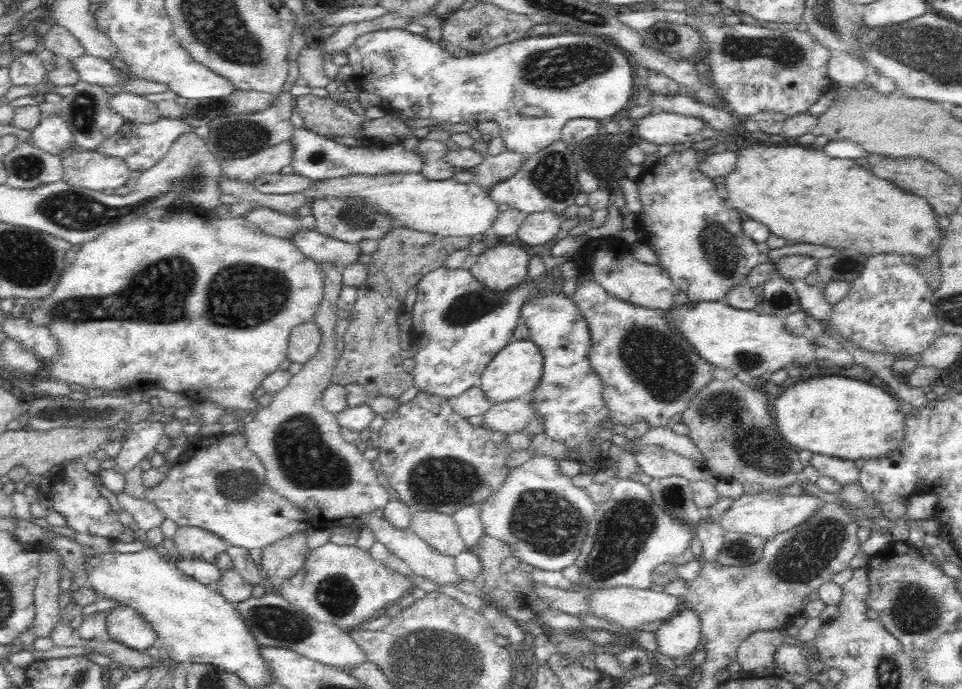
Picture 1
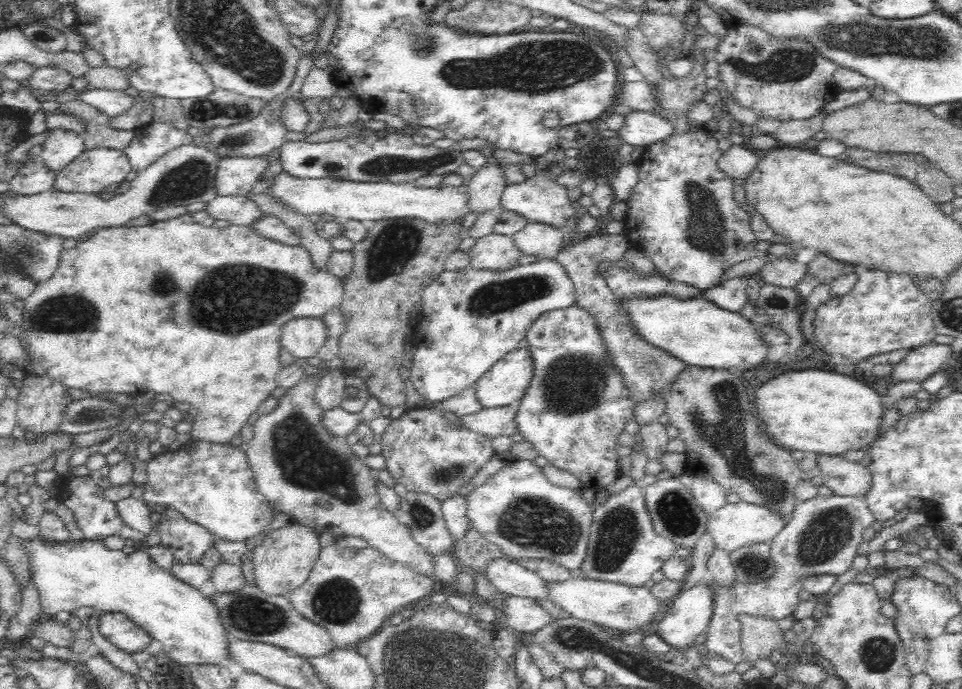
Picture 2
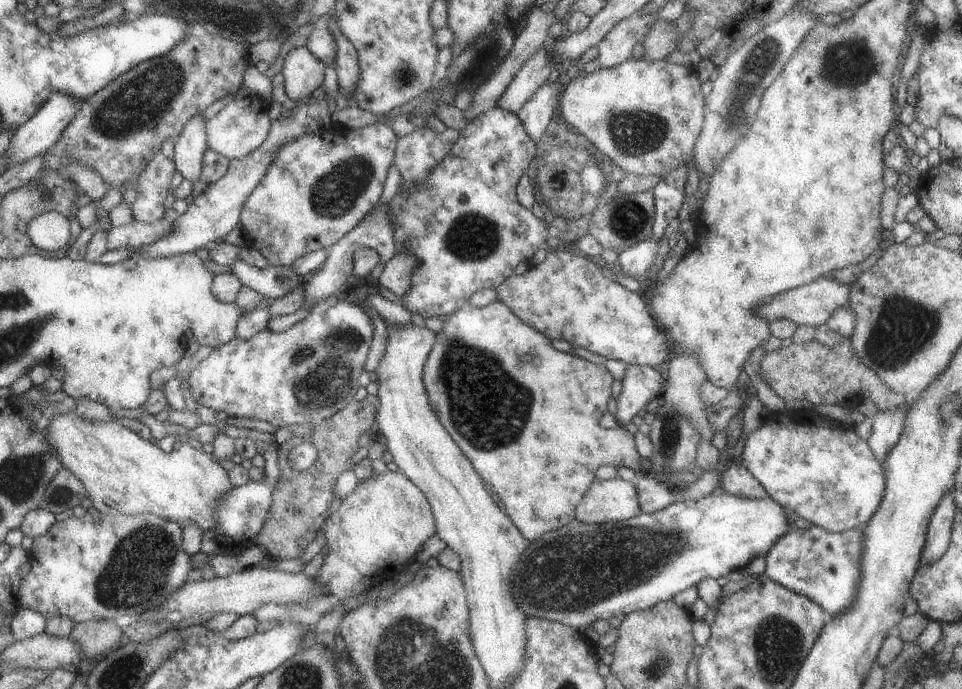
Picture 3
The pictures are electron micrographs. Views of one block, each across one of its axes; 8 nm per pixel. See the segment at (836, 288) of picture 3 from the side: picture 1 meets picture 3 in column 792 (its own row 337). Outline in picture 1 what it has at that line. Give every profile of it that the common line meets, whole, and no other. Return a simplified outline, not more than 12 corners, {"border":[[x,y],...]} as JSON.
{"border":[[314,320],[292,328],[288,360],[316,356],[322,332]]}

